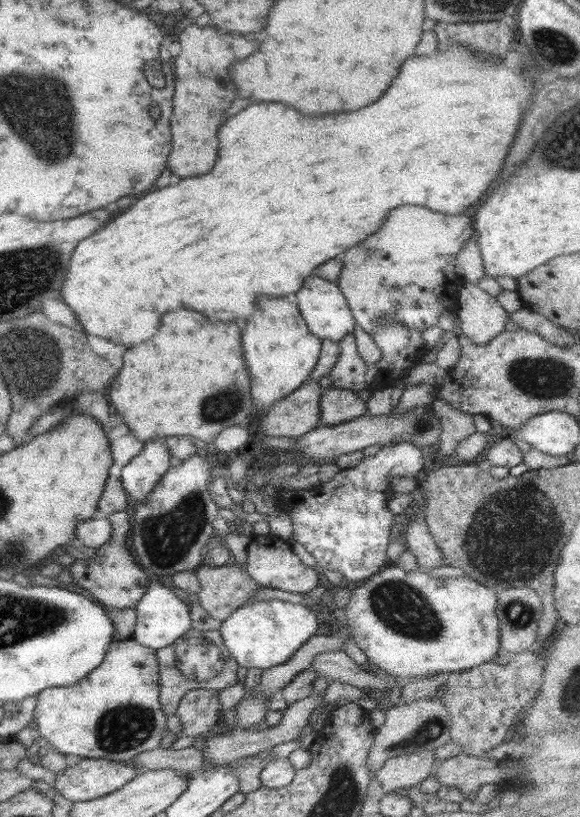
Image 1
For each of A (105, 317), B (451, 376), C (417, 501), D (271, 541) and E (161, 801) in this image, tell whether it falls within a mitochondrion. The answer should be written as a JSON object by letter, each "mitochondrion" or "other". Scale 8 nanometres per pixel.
{"A":"other","B":"other","C":"other","D":"other","E":"other"}

